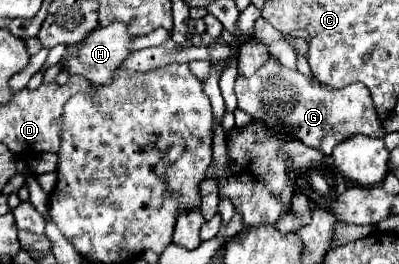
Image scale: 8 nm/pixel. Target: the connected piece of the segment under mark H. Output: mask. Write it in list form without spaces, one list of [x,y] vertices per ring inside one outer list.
[[[116,22],[116,24],[104,26],[104,28],[98,26],[82,42],[66,46],[66,52],[64,52],[66,64],[64,64],[64,68],[70,74],[80,74],[80,76],[88,78],[94,84],[110,84],[112,76],[122,68],[124,60],[130,56],[128,44],[130,44],[130,34],[128,34],[124,24]]]

